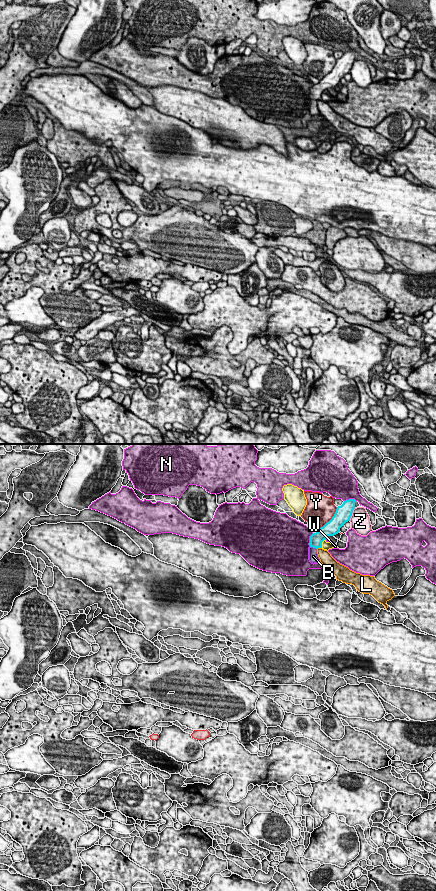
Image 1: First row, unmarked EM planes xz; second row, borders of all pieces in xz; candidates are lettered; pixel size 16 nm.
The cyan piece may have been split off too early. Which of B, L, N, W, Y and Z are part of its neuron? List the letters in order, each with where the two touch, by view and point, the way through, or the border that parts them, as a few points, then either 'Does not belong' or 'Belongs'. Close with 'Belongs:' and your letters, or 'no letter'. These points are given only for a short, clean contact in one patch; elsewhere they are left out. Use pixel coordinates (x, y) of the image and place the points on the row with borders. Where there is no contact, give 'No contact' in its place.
B: Touches cyan at xz (313, 547). Path across: xz (316, 539), (313, 547), (313, 556). Belongs
L: Touches cyan at xz (319, 547). Boundary: xz (321, 547), (317, 549). Does not belong
N: Touches cyan at xz (310, 540). Does not belong
W: Touches cyan at xz (321, 543). Boundary: xz (325, 539), (321, 547). Does not belong
Y: Touches cyan at xz (332, 518). Does not belong
Z: Touches cyan at xz (351, 514). Does not belong
Belongs: B

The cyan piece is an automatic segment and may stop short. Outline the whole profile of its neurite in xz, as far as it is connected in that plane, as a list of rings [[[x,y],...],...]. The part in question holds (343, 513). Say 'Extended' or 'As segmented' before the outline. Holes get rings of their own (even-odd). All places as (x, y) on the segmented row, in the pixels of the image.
Extended. [[[349,499],[338,506],[332,519],[327,522],[318,532],[310,536],[309,560],[311,563],[319,563],[320,559],[317,554],[317,549],[322,548],[322,542],[328,536],[334,536],[340,532],[340,528],[350,521],[353,510],[355,509],[355,499]]]

